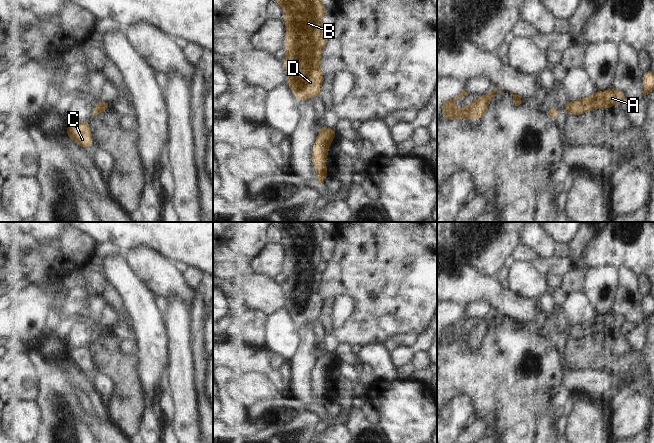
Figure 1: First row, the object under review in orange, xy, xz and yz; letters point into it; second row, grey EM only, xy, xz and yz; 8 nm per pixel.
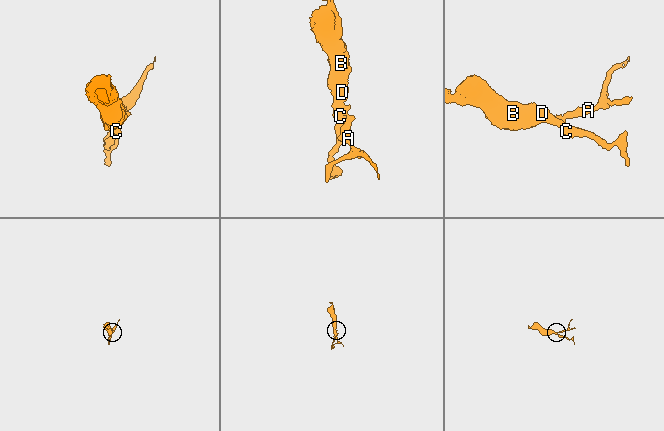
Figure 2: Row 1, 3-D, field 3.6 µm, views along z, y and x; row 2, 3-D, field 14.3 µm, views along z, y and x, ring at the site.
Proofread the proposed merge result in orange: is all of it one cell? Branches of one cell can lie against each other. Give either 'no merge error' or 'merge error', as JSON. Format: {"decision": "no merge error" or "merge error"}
{"decision": "merge error"}

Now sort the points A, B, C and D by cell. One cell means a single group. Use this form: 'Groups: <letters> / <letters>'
Groups: A / B C D

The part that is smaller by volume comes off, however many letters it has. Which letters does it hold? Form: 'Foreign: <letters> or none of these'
Foreign: A

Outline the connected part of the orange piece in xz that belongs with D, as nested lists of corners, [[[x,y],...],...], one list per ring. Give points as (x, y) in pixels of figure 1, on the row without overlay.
[[[274,222],[284,234],[282,244],[286,247],[286,266],[283,273],[286,281],[282,284],[289,298],[287,308],[294,320],[303,327],[311,321],[322,317],[324,299],[320,294],[322,274],[328,267],[322,253],[322,241],[326,232],[320,222]]]

